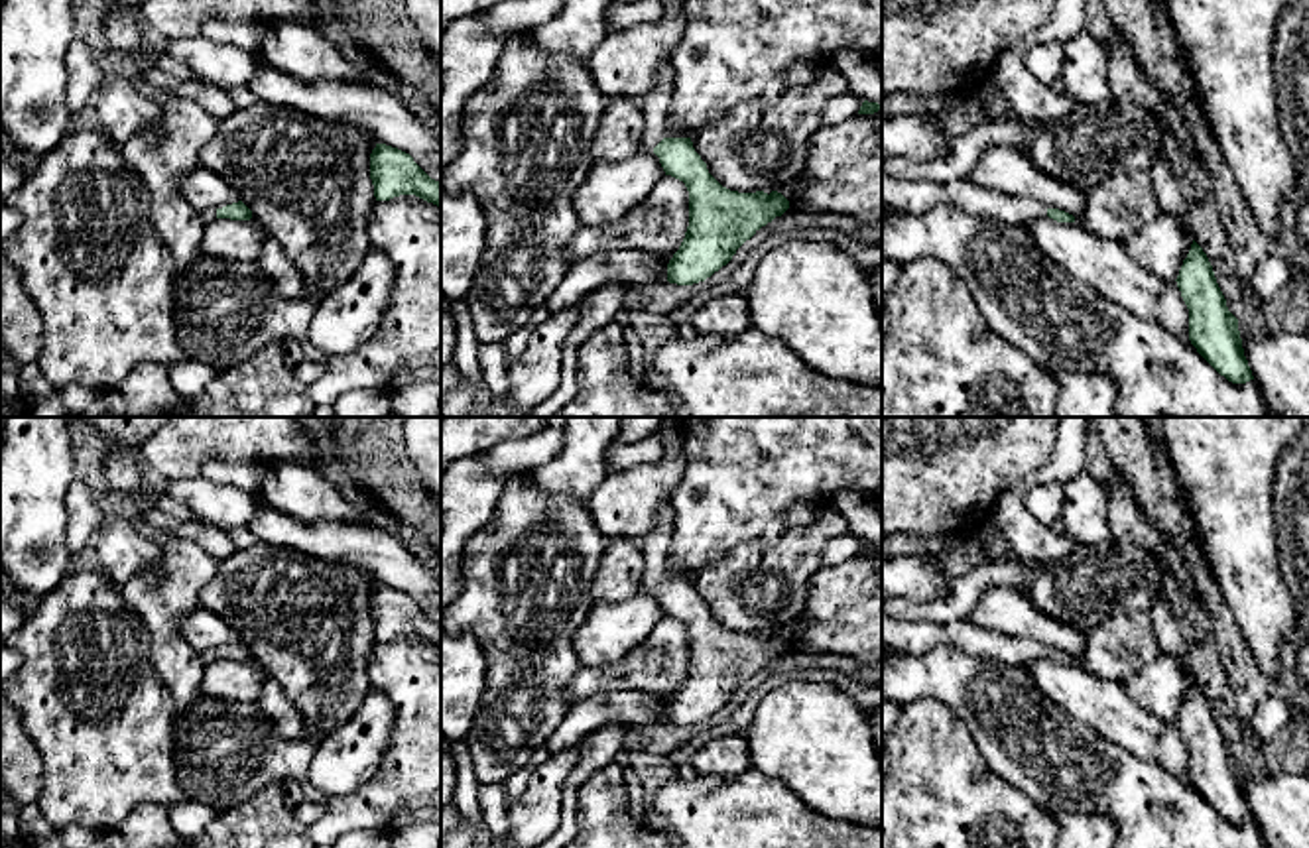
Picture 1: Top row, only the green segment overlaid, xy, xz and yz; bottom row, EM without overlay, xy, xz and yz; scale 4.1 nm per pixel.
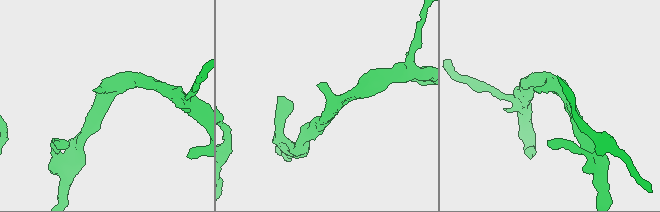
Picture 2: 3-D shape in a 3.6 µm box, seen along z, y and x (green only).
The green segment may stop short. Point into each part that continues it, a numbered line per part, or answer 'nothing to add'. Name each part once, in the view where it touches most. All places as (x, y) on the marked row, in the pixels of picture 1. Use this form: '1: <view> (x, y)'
1: xz (656, 105)

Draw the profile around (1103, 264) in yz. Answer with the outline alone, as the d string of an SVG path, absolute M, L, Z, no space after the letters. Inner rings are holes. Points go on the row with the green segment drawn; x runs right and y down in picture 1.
M1039 216L1024 226L1039 250L1067 273L1120 305L1134 317L1187 340L1189 309L1177 281L1144 270L1120 240L1089 230L1083 222L1057 222Z

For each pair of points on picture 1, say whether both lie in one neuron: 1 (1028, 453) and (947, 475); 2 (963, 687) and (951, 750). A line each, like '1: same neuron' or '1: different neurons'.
1: same neuron
2: different neurons

